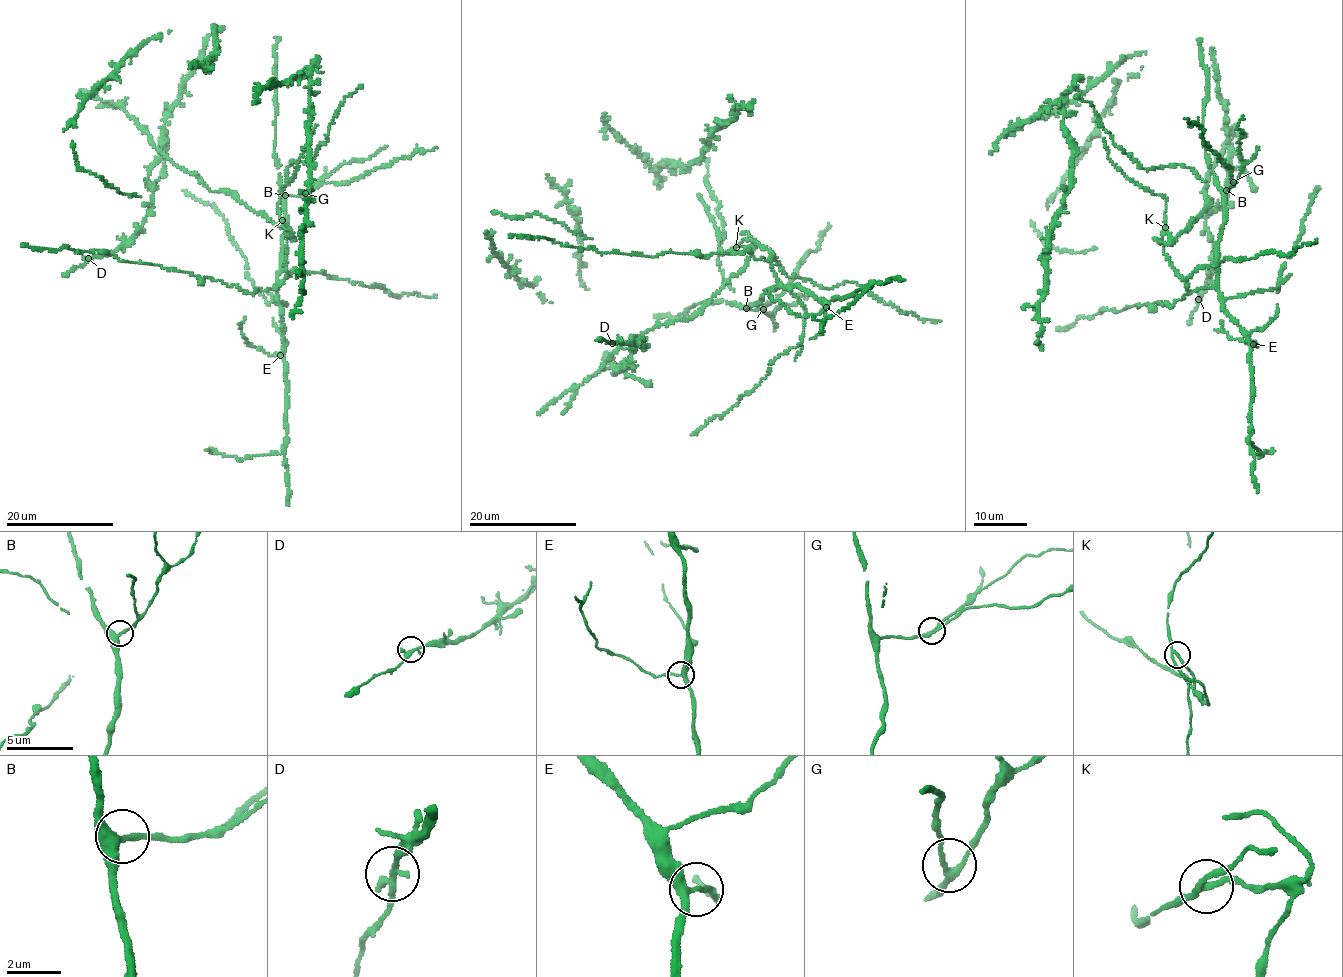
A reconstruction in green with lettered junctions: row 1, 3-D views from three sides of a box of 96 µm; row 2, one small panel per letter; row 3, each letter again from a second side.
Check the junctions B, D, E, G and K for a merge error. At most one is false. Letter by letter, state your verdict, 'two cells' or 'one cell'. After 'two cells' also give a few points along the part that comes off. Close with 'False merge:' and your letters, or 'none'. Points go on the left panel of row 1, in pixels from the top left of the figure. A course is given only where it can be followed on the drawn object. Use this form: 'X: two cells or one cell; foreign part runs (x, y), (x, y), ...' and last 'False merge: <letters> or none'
B: one cell
D: one cell
E: one cell
G: one cell
K: two cells; foreign part runs (282, 219), (289, 235), (285, 228), (238, 198), (210, 190), (153, 144), (137, 120), (80, 89)
False merge: K

